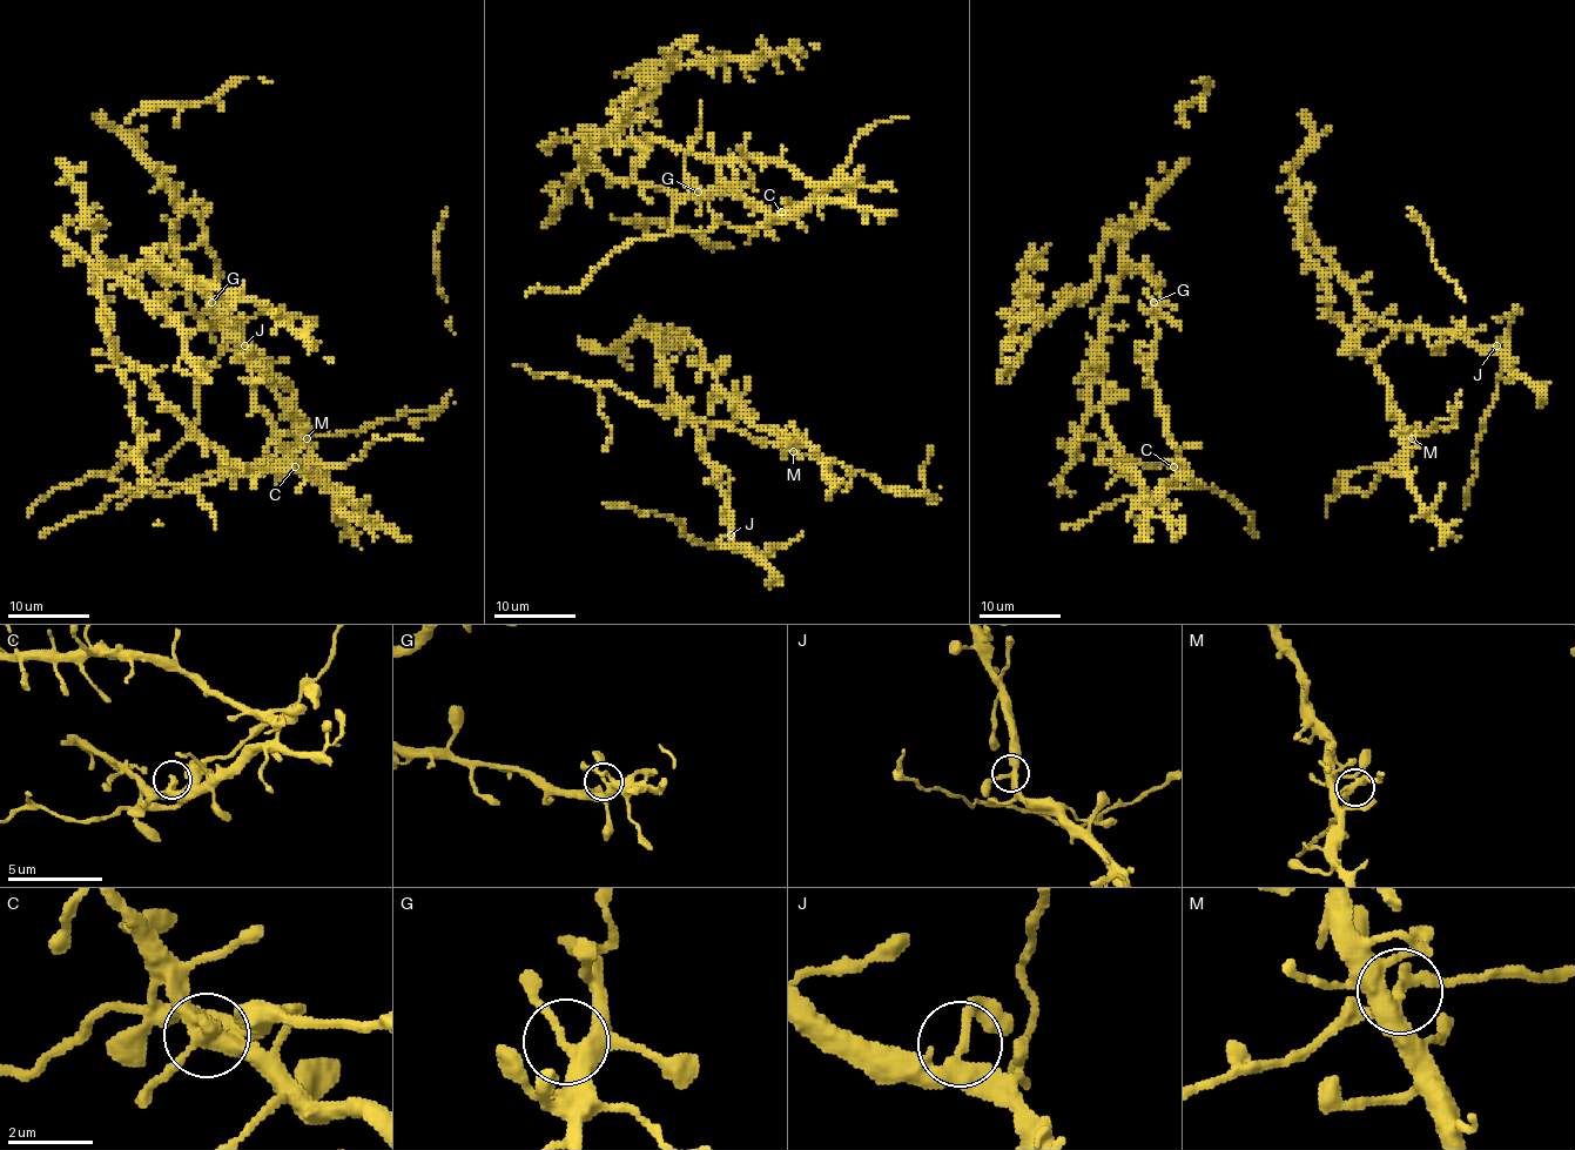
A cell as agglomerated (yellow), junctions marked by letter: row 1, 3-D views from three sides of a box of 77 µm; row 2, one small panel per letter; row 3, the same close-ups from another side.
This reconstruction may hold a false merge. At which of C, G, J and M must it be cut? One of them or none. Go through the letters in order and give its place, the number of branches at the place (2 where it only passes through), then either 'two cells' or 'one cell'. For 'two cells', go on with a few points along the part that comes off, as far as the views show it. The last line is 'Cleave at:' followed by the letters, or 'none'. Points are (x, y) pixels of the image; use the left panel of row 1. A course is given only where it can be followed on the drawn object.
C: at (295, 466); 3 branches meet; one cell
G: at (211, 302); 3 branches meet; one cell
J: at (244, 345); 3 branches meet; one cell
M: at (307, 438); 3 branches meet; one cell
Cleave at: none

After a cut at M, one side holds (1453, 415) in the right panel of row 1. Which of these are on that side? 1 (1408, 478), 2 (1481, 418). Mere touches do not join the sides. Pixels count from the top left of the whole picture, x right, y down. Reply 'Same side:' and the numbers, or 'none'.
Same side: none

